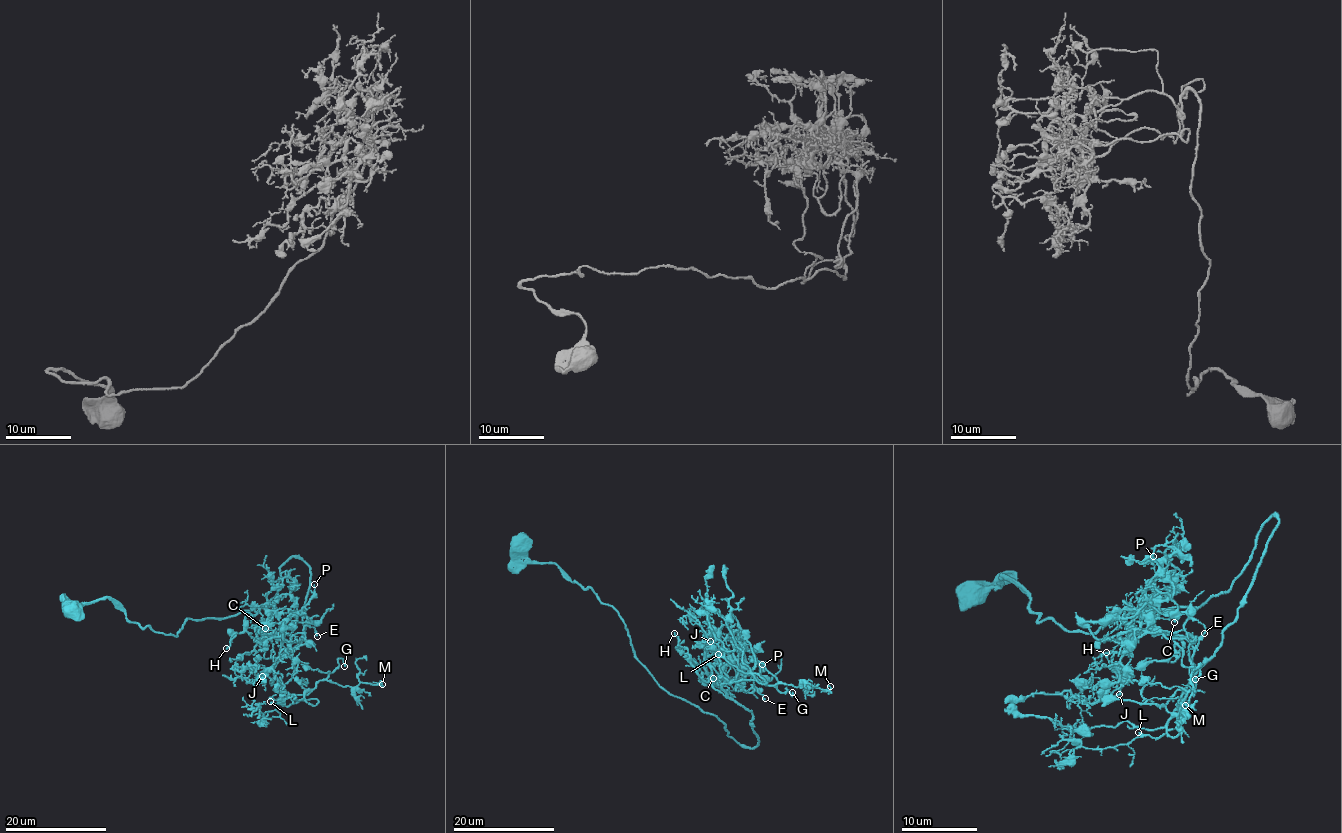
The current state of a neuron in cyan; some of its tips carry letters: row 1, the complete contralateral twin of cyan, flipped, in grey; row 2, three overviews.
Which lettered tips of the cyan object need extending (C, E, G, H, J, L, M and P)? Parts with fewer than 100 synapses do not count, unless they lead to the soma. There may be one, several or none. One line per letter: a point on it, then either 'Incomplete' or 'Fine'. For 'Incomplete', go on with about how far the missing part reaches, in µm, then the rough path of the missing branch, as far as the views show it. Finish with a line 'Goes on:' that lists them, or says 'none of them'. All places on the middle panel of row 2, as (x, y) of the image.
C: Place: (713, 678). Fine
E: Place: (765, 698). Fine
G: Place: (792, 692). Incomplete. Missing length about 30 µm. Course of what is missing: (792, 692), (782, 673), (786, 669), (791, 674), (792, 665), (786, 644), (786, 629), (804, 611), (811, 616)
H: Place: (674, 633). Fine
J: Place: (710, 641). Fine
L: Place: (718, 654). Fine
M: Place: (830, 686). Fine
P: Place: (762, 664). Fine
Goes on: G

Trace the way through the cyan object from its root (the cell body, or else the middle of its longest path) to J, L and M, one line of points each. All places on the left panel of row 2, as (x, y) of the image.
J: (73, 608), (108, 598), (175, 636), (186, 619), (265, 608), (298, 556), (304, 632), (262, 676)
L: (73, 608), (108, 598), (175, 636), (265, 608), (298, 556), (304, 632), (274, 672), (308, 693), (270, 701)
M: (73, 608), (108, 598), (175, 636), (265, 608), (298, 556), (304, 632), (276, 679), (382, 684)

